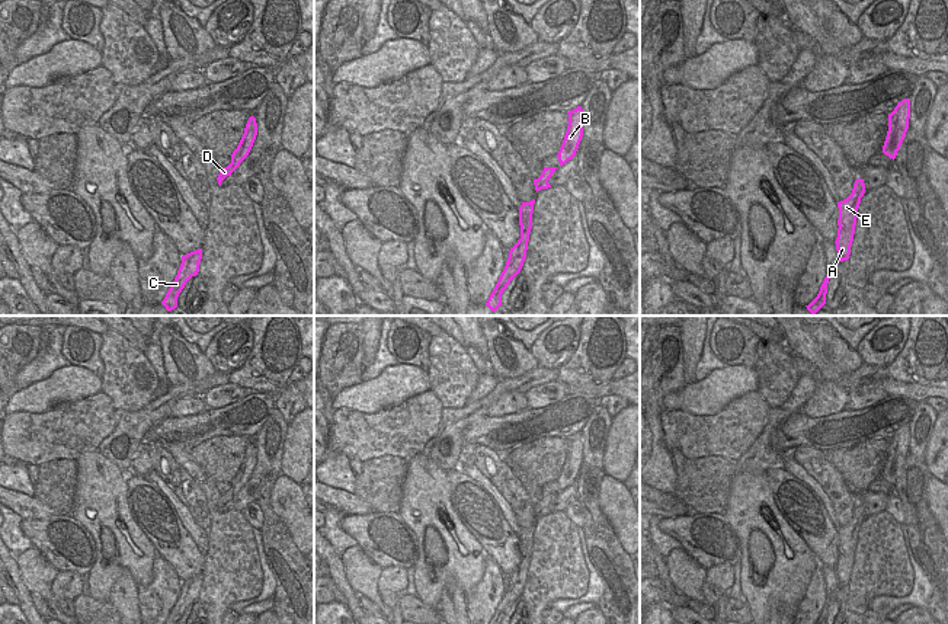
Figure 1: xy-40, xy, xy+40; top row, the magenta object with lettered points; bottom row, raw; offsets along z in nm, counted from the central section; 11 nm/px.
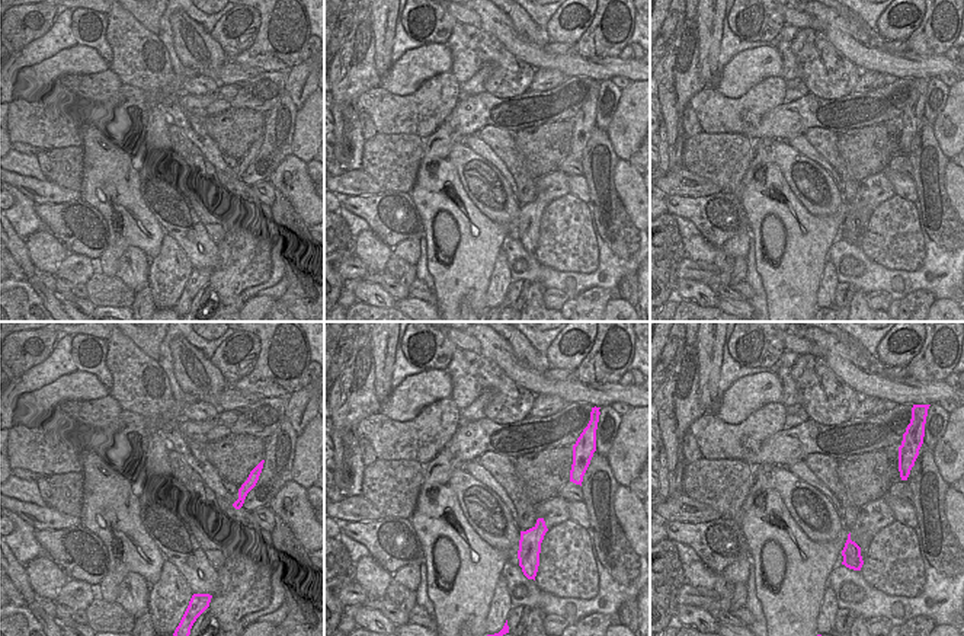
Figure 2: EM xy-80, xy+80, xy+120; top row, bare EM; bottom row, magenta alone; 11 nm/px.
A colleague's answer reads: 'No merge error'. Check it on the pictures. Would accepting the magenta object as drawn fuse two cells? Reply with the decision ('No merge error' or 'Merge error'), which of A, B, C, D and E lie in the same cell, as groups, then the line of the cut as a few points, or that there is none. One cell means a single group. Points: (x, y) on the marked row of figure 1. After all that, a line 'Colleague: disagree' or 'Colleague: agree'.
No merge error. Groups: A B C D E. No split
Colleague: agree

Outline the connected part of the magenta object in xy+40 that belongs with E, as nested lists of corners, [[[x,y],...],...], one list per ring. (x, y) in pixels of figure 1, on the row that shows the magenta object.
[[[856,179],[853,183],[852,193],[846,199],[837,202],[839,228],[837,228],[837,237],[835,243],[836,243],[839,262],[849,259],[851,246],[852,246],[853,234],[855,234],[856,218],[858,218],[858,208],[864,193],[865,193],[864,179]]]

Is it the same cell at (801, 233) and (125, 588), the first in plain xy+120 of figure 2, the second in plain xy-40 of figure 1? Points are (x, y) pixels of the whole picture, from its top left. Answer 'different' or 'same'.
different

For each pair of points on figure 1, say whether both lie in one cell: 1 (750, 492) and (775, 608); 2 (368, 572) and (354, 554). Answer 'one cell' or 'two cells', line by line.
1: two cells
2: one cell

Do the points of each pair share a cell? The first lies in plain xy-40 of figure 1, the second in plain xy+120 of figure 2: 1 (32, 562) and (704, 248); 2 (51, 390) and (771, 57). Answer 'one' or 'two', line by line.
1: one
2: one

